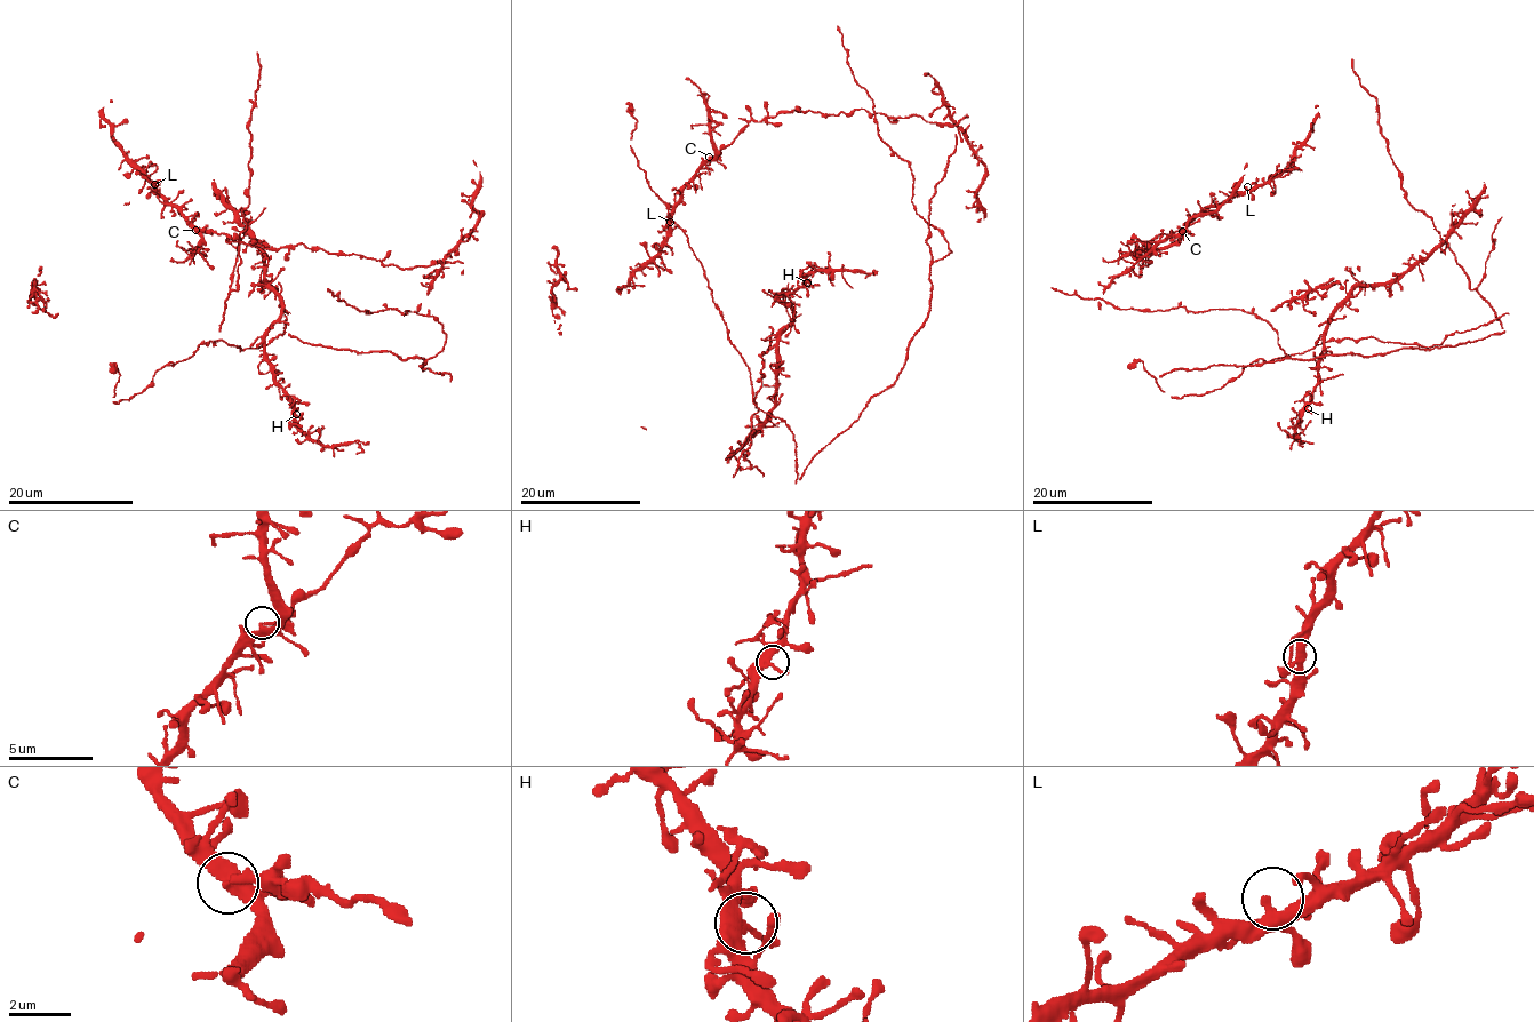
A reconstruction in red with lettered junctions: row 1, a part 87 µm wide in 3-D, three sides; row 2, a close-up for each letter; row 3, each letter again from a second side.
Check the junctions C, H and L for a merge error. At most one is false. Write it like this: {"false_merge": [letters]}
{"false_merge": ["C"]}

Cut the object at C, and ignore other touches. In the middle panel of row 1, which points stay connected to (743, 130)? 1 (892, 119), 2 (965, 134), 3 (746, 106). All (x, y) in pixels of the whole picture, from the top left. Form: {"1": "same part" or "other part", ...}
{"1": "same part", "2": "other part", "3": "same part"}

